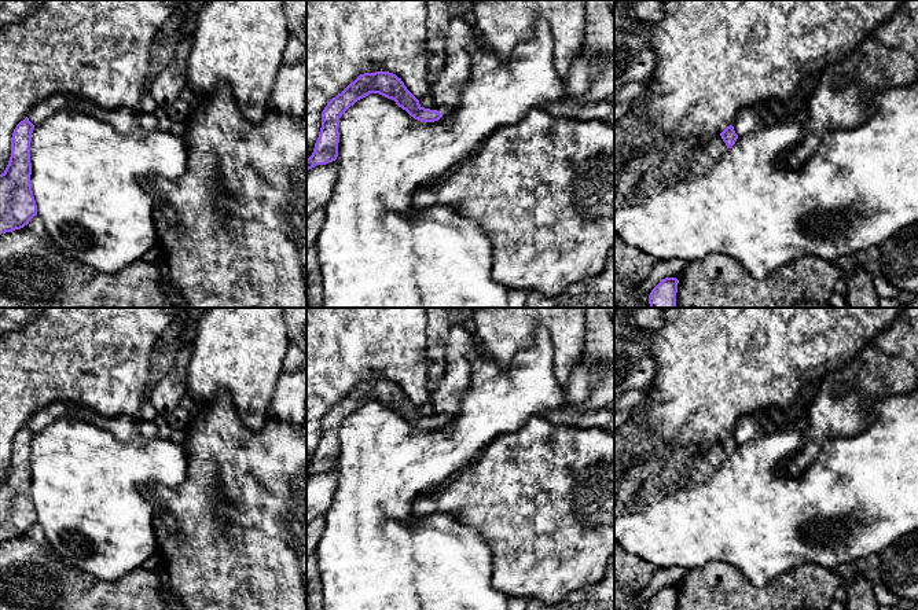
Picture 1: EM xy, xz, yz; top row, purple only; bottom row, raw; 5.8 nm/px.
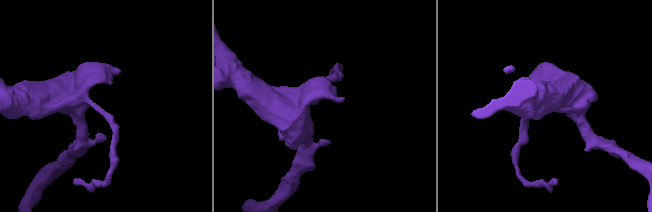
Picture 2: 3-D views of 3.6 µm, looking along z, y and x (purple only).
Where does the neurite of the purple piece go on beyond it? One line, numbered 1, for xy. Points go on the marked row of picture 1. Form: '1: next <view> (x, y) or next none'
1: next none

